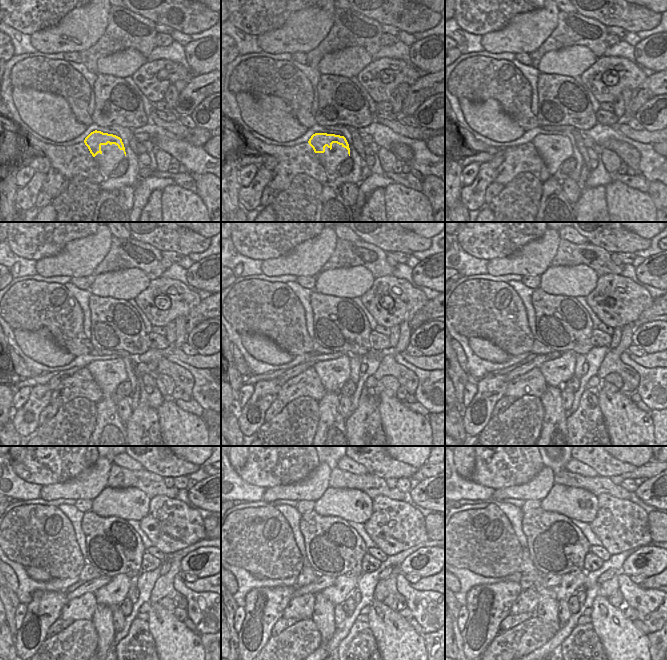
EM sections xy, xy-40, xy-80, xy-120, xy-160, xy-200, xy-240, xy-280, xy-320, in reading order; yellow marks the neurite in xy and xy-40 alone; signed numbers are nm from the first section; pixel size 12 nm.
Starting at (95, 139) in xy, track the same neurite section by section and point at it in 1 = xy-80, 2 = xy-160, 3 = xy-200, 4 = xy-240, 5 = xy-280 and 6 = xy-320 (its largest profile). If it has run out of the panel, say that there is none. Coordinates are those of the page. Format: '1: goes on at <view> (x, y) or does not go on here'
1: goes on at xy-80 (542, 142)
2: goes on at xy-160 (341, 363)
3: goes on at xy-200 (567, 361)
4: goes on at xy-240 (120, 584)
5: goes on at xy-280 (344, 584)
6: goes on at xy-320 (572, 582)

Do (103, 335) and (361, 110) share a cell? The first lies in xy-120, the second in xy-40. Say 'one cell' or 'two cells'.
one cell

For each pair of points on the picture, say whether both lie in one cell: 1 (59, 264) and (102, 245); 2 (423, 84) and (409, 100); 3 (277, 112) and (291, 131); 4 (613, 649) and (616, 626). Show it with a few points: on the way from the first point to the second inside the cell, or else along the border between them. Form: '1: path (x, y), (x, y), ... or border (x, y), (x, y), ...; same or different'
1: path (70, 262), (91, 250); same
2: path (421, 88), (413, 98); same
3: path (277, 117), (286, 126); same
4: path (616, 643), (616, 632); same

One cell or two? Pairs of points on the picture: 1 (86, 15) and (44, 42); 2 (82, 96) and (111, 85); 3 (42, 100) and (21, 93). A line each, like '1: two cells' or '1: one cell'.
1: one cell
2: two cells
3: one cell

